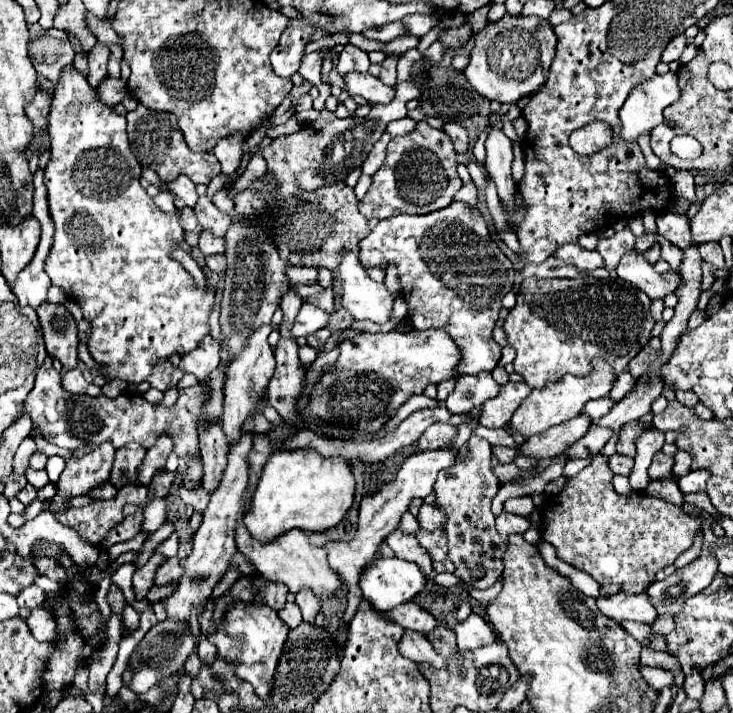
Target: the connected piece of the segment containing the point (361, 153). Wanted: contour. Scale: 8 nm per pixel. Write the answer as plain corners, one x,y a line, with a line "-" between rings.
409,78
403,84
397,84
395,98
389,104
373,106
367,118
337,118
333,112
321,110
319,118
307,126
303,126
299,132
291,136
281,136
273,140
265,150
263,156
267,160
267,168
275,172
275,180
279,182
279,194
281,198
299,196
299,192
311,192
325,184
333,184
337,180
345,180
347,174
353,168
359,168
367,154
371,152
373,144
381,138
387,124
391,120
401,120
407,116
405,104
413,98
419,98
417,88
419,78

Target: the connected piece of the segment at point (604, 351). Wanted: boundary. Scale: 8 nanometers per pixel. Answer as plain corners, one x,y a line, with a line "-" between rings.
593,274
577,278
551,278
551,280
525,278
517,294
517,304
515,308
509,310
509,316
505,318
503,324
509,344
517,352
513,360
515,372
521,374
531,388
541,388
545,386
545,382
559,380
565,374
589,374
591,358
601,356
605,362
613,366
615,374
621,374
627,370
629,360
651,338
651,328
655,322
651,318
649,306
651,298
639,288
633,288
629,282
621,280
619,276
613,276
611,280
601,280
595,278

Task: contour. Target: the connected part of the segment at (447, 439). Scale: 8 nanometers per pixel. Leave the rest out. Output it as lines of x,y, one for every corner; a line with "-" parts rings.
431,424
419,438
421,450
441,450
451,448
451,440
457,436
457,428
451,424

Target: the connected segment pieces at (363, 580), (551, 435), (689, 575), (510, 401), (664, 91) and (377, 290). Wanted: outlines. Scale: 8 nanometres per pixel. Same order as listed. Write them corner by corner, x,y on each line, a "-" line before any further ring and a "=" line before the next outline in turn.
379,558
359,576
363,598
381,612
413,600
425,584
427,580
417,564
401,558
=
579,414
573,420
557,424
545,432
541,432
541,436
533,436
531,440
519,444
517,456
535,458
535,460
545,460
545,458
557,456
557,454
565,452
565,448
571,448
581,436
585,436
585,432
589,430
589,424
591,424
591,420
583,414
=
709,526
703,528
703,534
705,534
705,550
693,564
677,570
669,578
655,582
653,586
647,588
647,596
651,604
657,608
659,616
663,614
677,616
689,598
697,596
711,584
717,572
717,560
711,556
709,544
713,544
717,536
713,536
=
525,382
503,384
495,398
489,398
481,404
481,424
485,428
503,428
509,424
513,412
519,408
529,390
531,388
=
655,74
633,88
625,100
619,116
623,122
621,136
625,140
637,140
643,132
651,132
663,122
663,110
679,98
677,74
=
347,252
341,266
333,272
333,278
343,280
341,306
347,308
355,320
371,320
375,324
385,324
391,320
393,294
385,284
375,282
367,276
359,258

